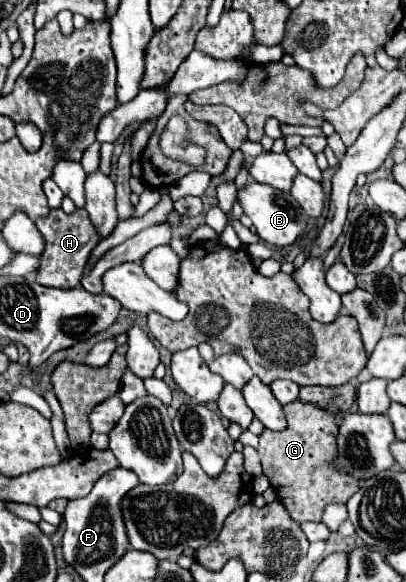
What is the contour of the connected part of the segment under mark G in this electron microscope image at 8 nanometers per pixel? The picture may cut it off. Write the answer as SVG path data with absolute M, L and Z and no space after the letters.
M294 400L290 404L284 406L284 414L288 420L286 430L282 432L274 432L274 430L266 430L258 436L260 444L258 444L258 454L262 460L262 468L264 474L270 480L270 486L276 490L278 500L286 506L288 514L298 522L320 522L322 514L324 514L324 506L326 504L346 504L348 498L358 492L360 482L358 478L350 478L350 474L346 474L346 470L336 468L334 462L338 458L338 450L336 450L336 436L338 436L338 426L336 426L336 414L330 414L328 410L322 410L310 402L302 402L302 400Z

